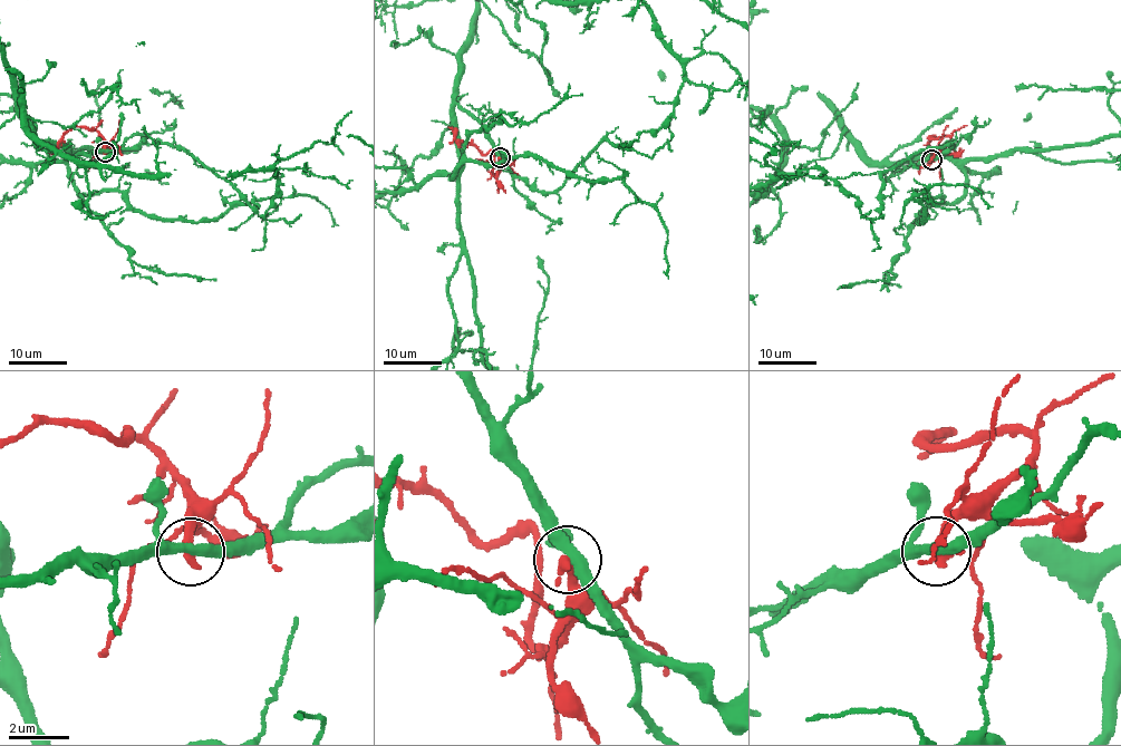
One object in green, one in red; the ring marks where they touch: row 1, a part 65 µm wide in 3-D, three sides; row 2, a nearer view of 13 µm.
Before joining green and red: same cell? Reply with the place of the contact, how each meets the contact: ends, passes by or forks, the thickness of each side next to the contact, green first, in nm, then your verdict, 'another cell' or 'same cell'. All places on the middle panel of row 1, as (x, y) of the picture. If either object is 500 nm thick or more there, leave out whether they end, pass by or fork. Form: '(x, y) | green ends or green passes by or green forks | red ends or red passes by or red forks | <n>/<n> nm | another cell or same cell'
(500, 157) | green passes by | red ends | 360/400 nm | another cell

